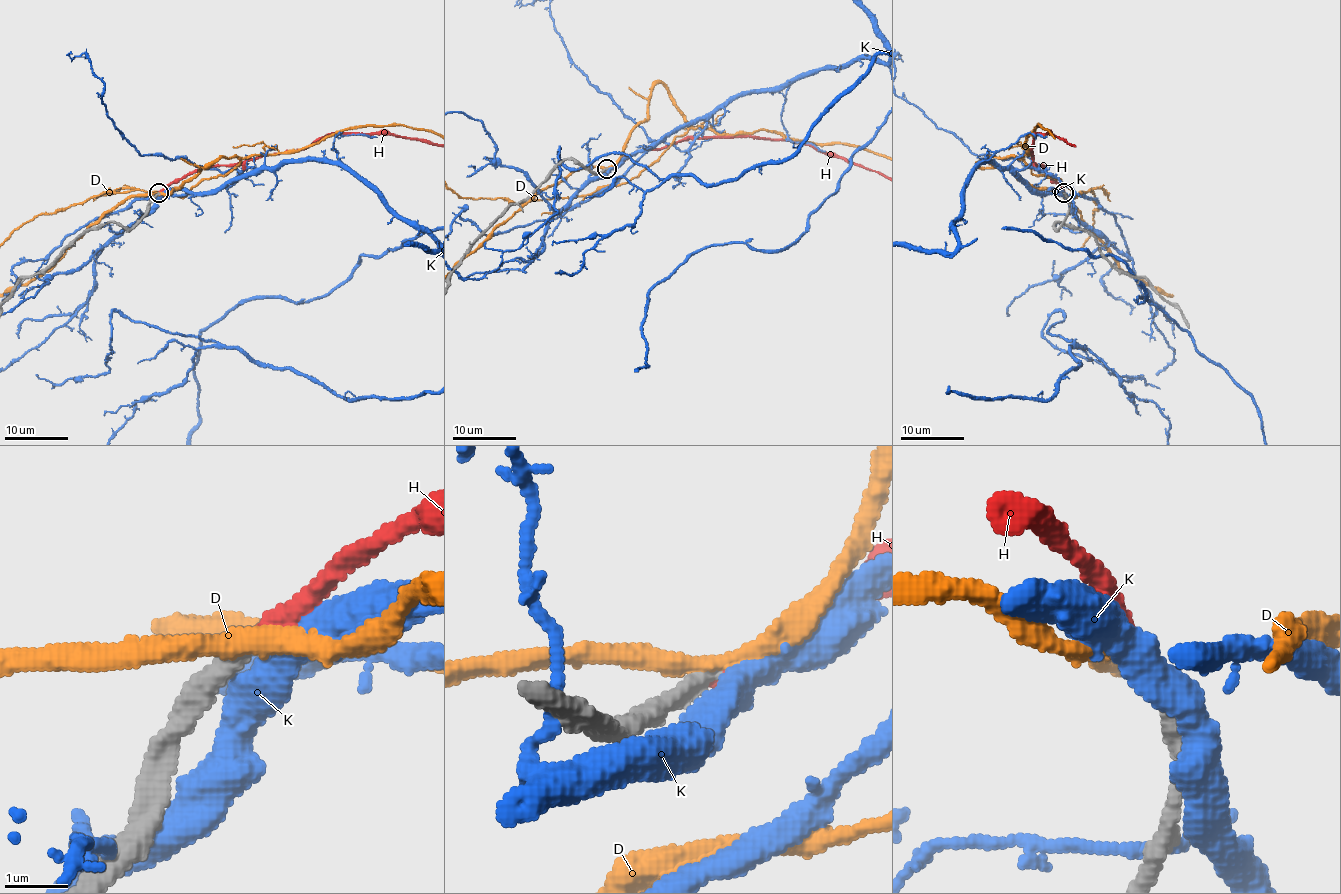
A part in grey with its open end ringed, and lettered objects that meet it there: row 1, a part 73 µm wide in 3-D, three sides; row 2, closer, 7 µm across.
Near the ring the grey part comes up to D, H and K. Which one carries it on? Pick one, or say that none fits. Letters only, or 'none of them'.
H

